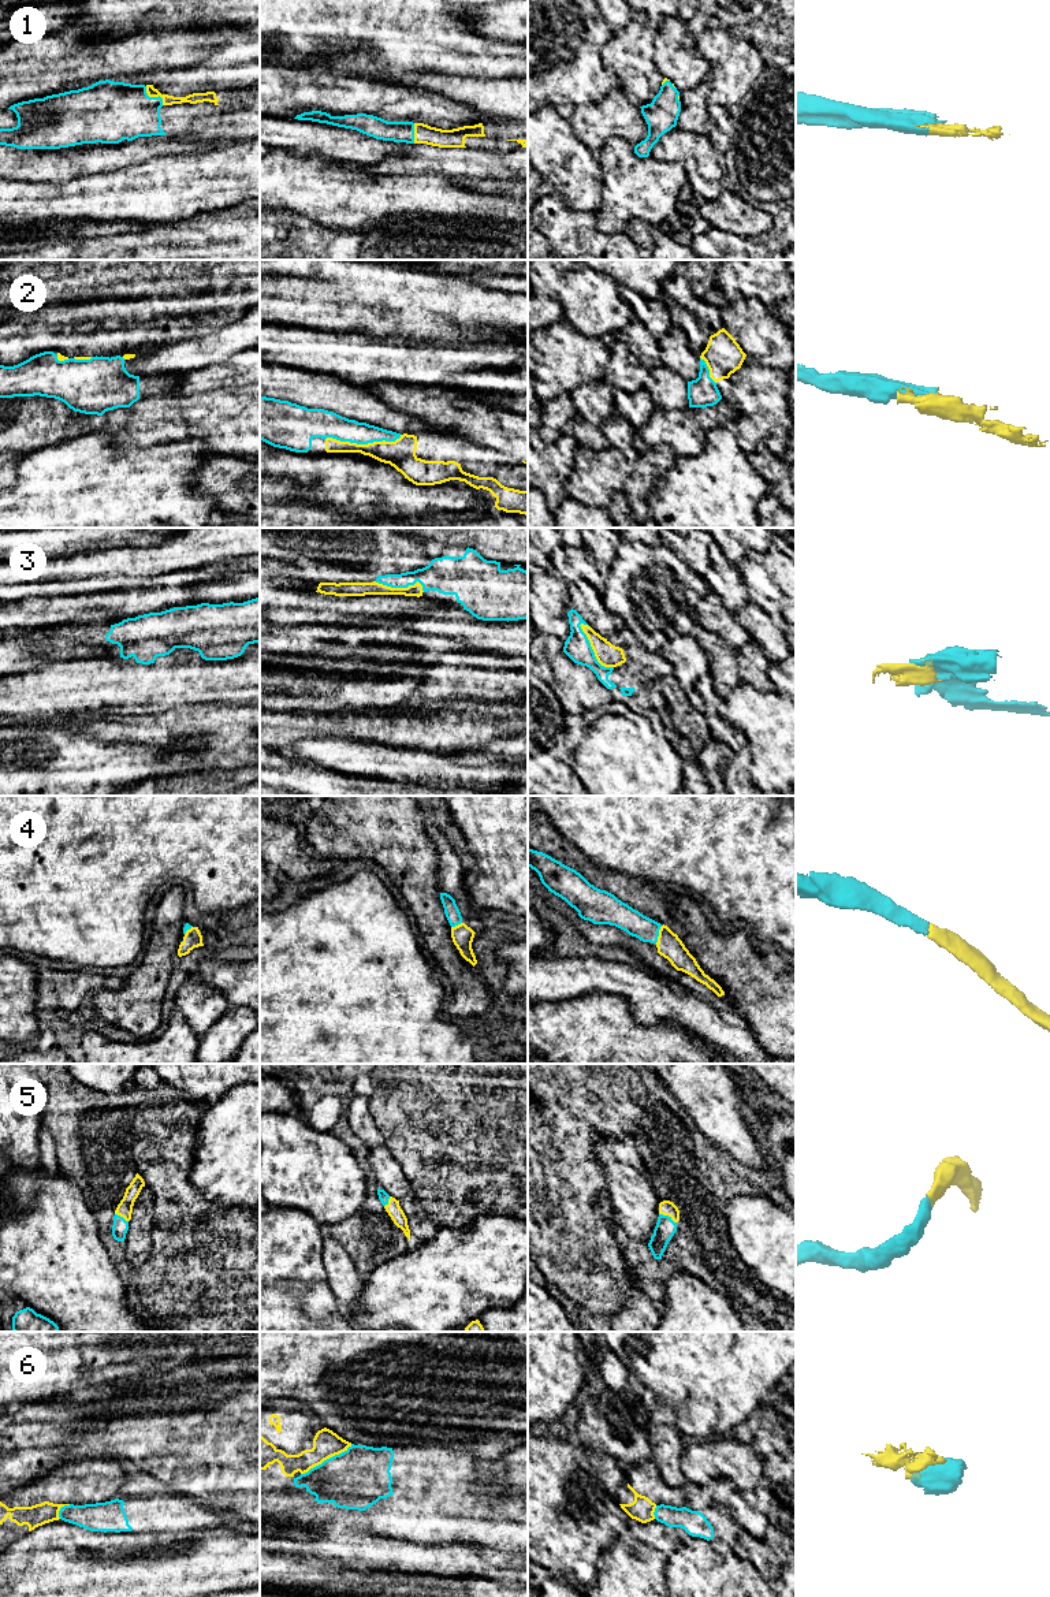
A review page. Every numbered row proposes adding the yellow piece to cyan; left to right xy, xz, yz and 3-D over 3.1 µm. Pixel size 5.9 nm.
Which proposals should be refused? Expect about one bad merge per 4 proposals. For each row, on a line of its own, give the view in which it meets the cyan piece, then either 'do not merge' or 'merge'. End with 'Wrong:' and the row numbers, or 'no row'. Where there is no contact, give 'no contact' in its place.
1: meets cyan in xy; merge
2: meets cyan in xz; merge
3: meets cyan in yz; merge
4: meets cyan in yz; merge
5: meets cyan in yz; merge
6: meets cyan in xz; do not merge
Wrong: 6

